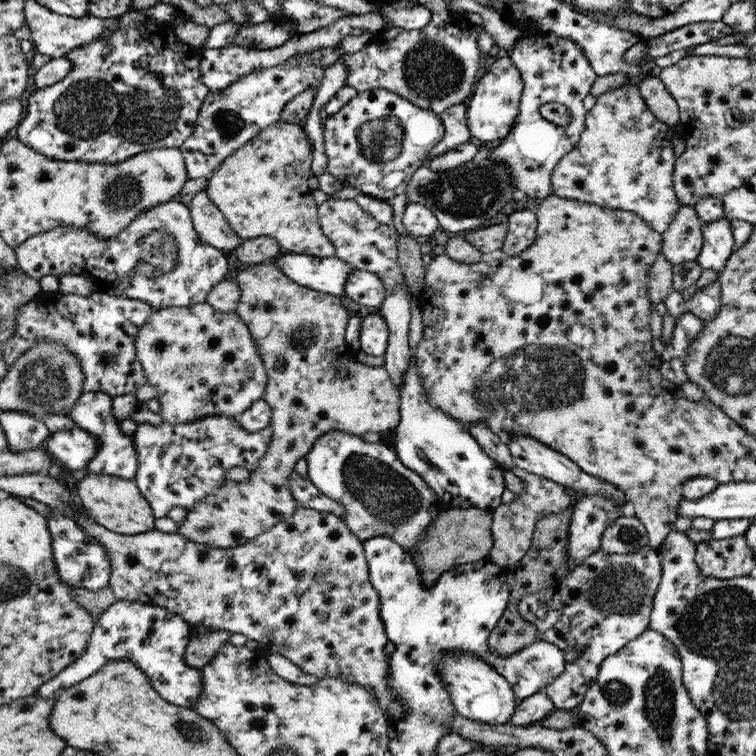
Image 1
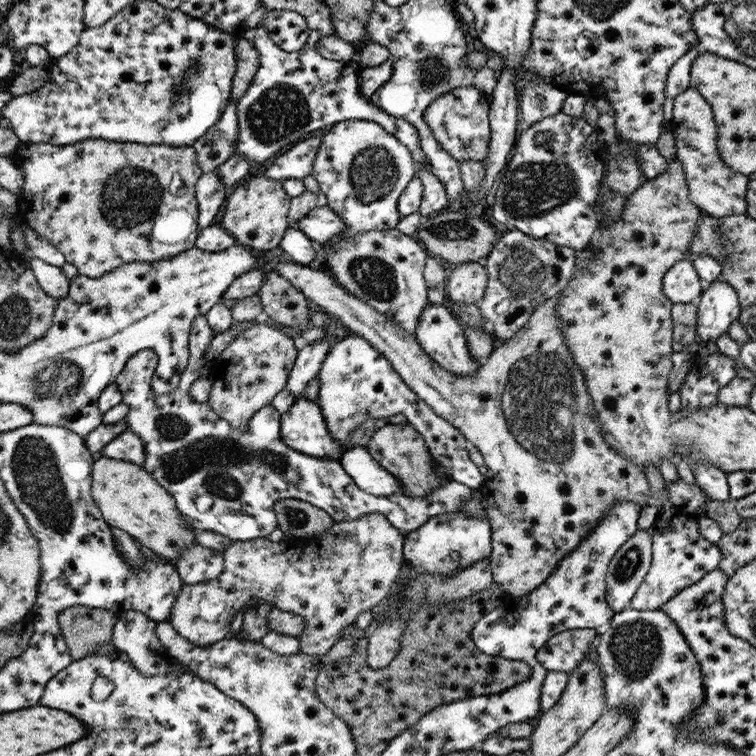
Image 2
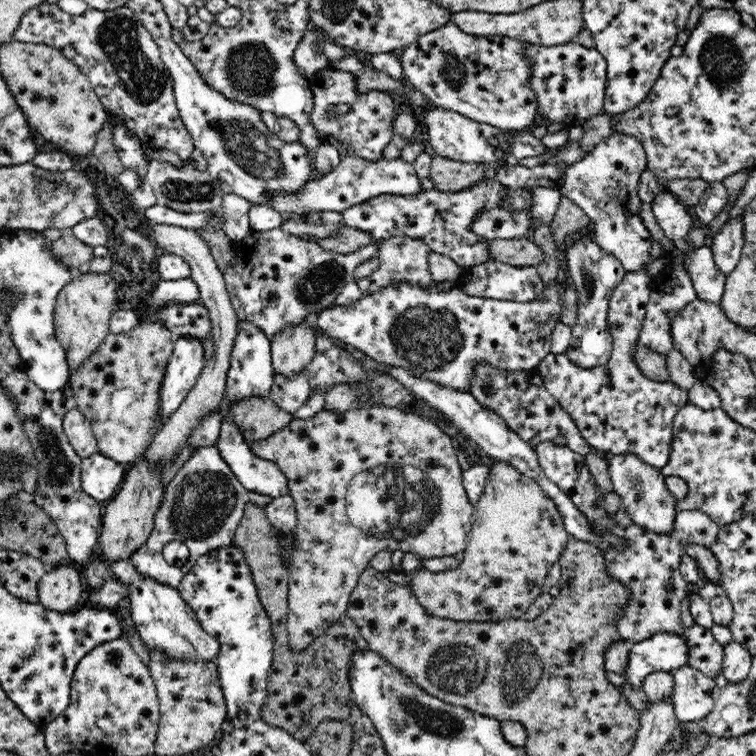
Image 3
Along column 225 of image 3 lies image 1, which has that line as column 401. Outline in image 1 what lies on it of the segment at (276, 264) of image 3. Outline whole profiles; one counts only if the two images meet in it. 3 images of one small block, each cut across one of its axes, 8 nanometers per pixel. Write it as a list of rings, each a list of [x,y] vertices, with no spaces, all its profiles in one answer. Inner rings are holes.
[[[332,196],[318,206],[318,218],[323,234],[334,243],[336,257],[356,269],[376,275],[384,283],[386,297],[402,285],[405,277],[398,264],[398,240],[394,226],[384,226],[374,220],[354,199]]]

